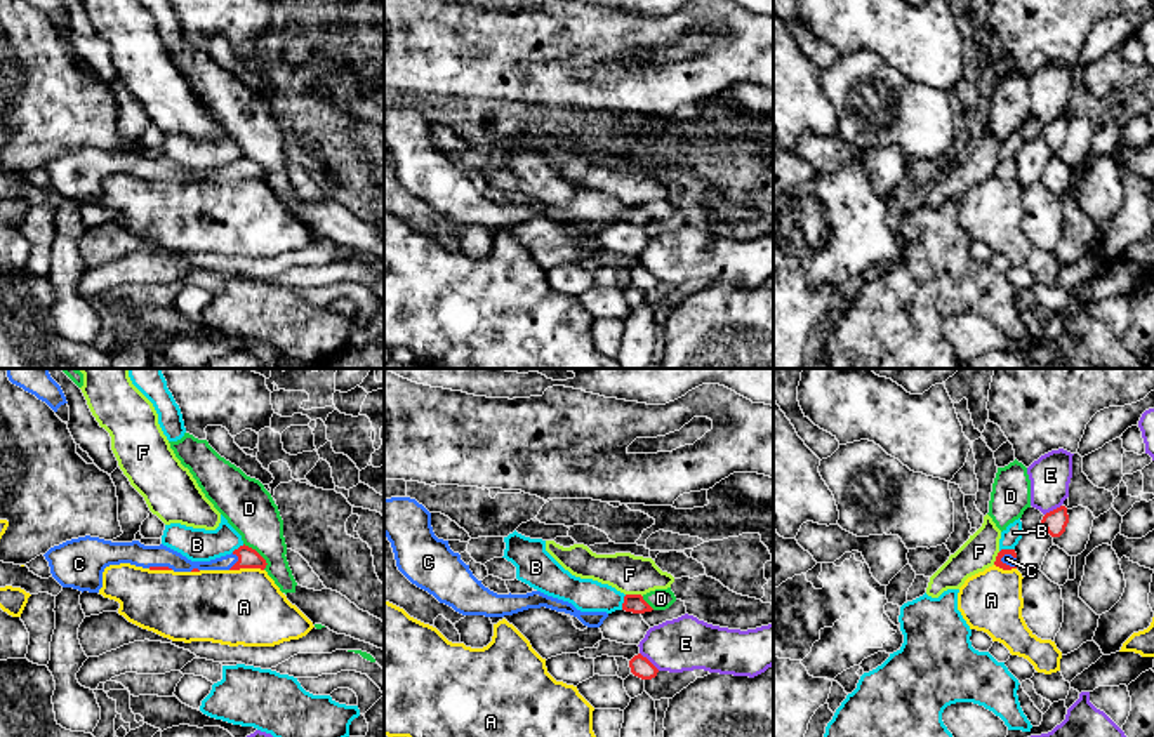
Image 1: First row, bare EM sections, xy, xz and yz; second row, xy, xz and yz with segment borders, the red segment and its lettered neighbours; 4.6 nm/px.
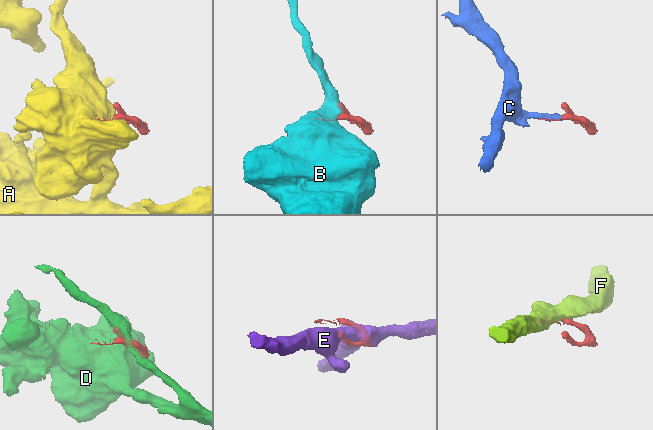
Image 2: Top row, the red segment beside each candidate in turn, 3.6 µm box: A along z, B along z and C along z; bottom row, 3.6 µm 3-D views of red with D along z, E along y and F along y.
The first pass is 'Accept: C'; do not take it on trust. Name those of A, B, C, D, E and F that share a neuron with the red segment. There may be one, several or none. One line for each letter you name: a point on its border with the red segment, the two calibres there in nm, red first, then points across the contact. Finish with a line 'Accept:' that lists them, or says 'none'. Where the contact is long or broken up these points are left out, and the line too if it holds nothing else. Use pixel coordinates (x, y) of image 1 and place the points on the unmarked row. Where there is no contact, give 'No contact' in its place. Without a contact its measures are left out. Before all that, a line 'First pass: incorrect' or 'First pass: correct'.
First pass: correct
C: Touches red at xy (237, 172). Thickness 100 nm (red) against 70 nm. Path across: xy (247, 169), (237, 172), (212, 176), (183, 174)
Accept: C

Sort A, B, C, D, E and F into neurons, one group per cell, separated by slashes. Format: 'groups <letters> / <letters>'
groups A / B / C / D / E / F

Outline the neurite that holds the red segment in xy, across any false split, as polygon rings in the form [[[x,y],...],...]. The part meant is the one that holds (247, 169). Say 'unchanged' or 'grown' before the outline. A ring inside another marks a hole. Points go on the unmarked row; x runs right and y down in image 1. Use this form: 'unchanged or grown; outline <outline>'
grown; outline [[[78,148],[50,158],[45,165],[52,188],[63,198],[99,203],[103,183],[109,176],[130,174],[149,181],[200,183],[266,179],[266,170],[252,158],[240,156],[231,165],[191,172],[181,163],[160,155],[144,156],[139,151],[111,153],[99,148]]]

